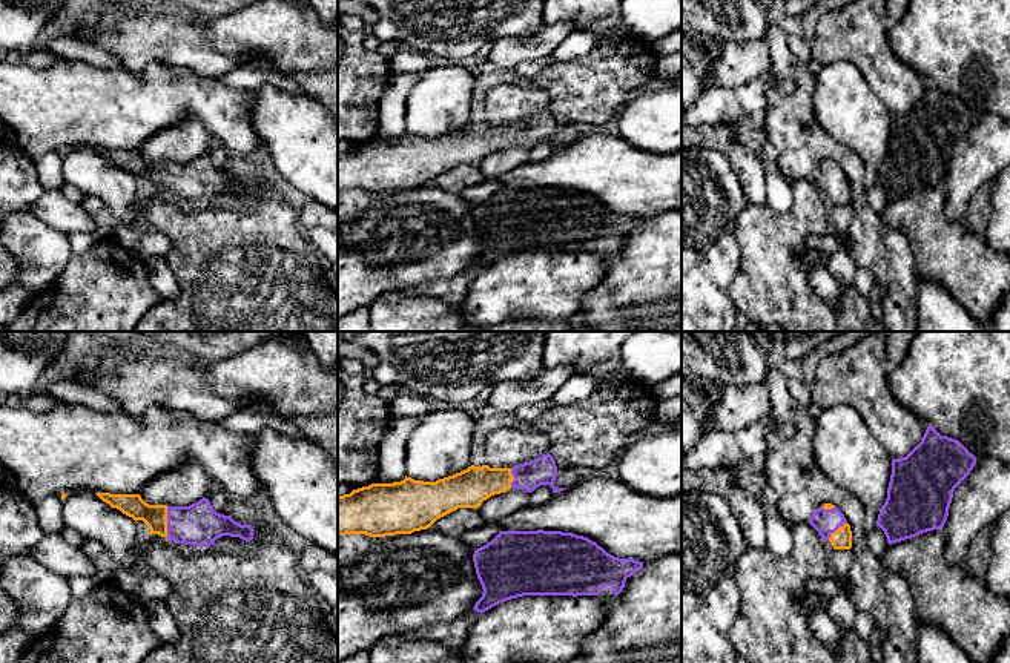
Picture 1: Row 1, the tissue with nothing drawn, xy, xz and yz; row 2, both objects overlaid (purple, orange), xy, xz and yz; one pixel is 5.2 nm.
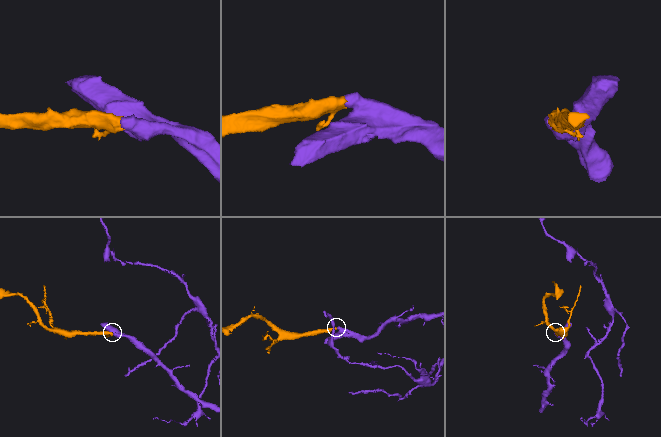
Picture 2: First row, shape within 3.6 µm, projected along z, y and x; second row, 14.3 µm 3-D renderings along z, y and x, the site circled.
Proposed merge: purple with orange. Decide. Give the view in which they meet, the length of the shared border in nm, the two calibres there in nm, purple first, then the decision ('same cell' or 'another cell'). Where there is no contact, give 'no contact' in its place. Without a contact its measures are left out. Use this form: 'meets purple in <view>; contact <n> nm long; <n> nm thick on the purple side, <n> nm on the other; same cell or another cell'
meets purple in xy; contact 160 nm long; 220 nm thick on the purple side, 130 nm on the other; same cell

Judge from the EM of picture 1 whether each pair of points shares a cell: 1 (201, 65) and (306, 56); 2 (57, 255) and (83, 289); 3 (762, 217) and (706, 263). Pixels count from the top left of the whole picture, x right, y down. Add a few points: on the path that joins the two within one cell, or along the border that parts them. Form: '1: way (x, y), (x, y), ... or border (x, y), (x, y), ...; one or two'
1: way (227, 60), (243, 45), (280, 45); one
2: border (72, 253), (66, 267), (40, 292); two
3: border (748, 204), (736, 224), (736, 275); two

